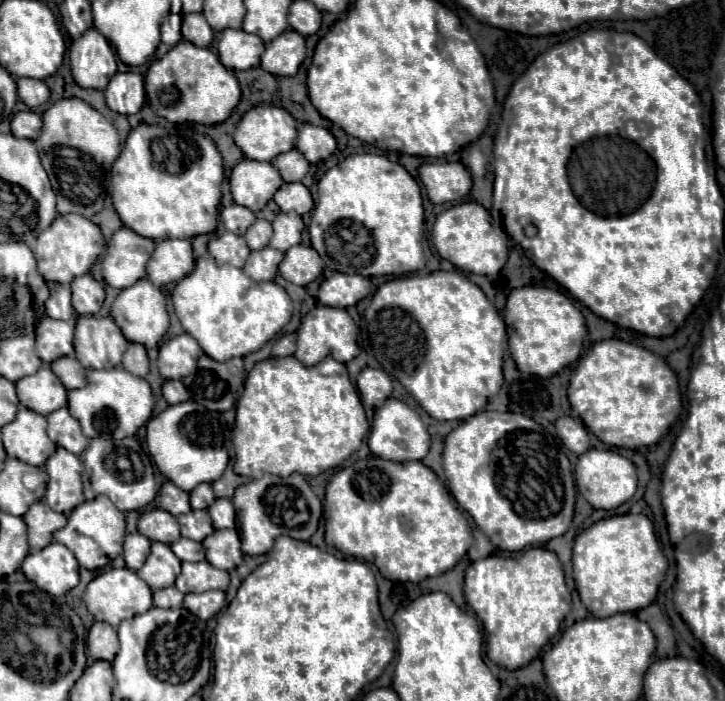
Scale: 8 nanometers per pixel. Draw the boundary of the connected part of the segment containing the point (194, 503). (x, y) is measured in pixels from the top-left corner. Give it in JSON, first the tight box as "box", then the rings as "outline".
{"box":[191,483,215,509],"outline":[[[201,483],[191,491],[191,507],[193,509],[207,509],[215,501],[213,489],[209,483]]]}

